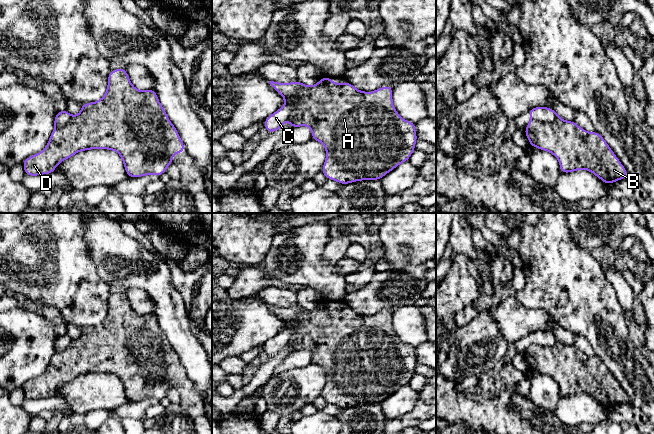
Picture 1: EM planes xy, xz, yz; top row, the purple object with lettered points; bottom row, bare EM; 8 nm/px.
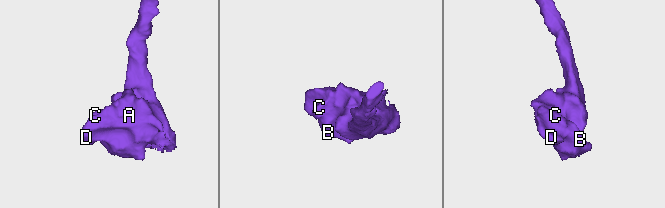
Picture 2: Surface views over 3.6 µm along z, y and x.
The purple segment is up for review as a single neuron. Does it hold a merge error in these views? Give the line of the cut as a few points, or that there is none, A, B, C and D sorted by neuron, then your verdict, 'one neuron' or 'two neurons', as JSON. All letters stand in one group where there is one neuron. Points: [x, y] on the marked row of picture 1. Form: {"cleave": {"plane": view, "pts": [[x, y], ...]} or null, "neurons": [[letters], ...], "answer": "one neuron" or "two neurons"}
{"cleave": {"plane": "yz", "pts": [[560, 118], [552, 122], [532, 120]]}, "neurons": [["A", "B", "D"], ["C"]], "answer": "two neurons"}

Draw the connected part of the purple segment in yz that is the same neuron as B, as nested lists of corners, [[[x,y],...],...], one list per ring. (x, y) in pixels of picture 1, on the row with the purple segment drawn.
[[[559,119],[550,123],[531,120],[524,132],[531,147],[548,151],[559,160],[560,173],[586,169],[609,185],[628,176],[628,172],[604,138],[597,132],[585,131],[573,121]]]

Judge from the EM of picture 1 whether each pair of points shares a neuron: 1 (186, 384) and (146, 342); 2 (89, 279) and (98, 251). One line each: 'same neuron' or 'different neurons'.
1: same neuron
2: different neurons

